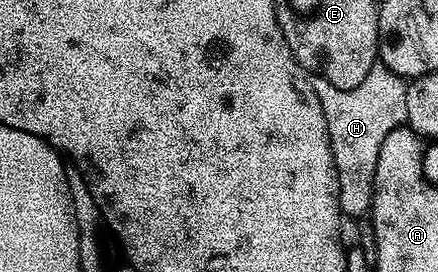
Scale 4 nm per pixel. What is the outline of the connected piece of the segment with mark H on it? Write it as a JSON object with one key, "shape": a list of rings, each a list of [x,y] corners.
{"shape":[[[384,63],[373,64],[371,73],[355,85],[355,89],[339,89],[321,75],[309,79],[319,105],[323,105],[323,117],[327,121],[327,133],[331,141],[331,153],[339,177],[339,205],[342,216],[360,220],[370,214],[373,205],[373,182],[379,165],[379,148],[387,133],[406,126],[407,83],[401,76],[391,73]]]}

